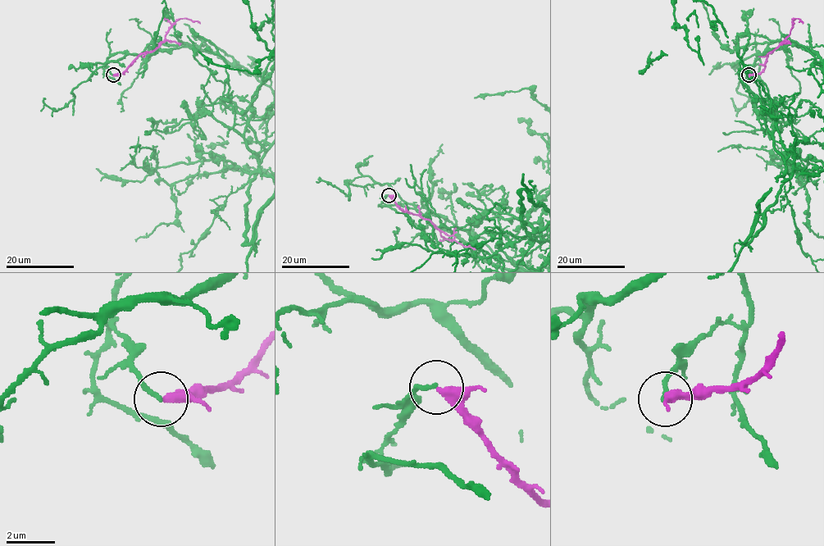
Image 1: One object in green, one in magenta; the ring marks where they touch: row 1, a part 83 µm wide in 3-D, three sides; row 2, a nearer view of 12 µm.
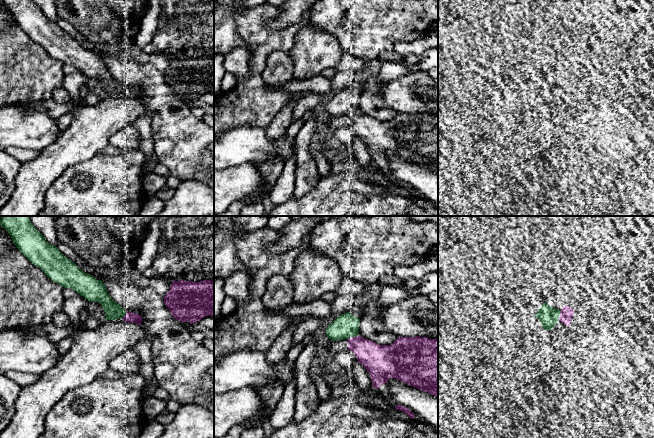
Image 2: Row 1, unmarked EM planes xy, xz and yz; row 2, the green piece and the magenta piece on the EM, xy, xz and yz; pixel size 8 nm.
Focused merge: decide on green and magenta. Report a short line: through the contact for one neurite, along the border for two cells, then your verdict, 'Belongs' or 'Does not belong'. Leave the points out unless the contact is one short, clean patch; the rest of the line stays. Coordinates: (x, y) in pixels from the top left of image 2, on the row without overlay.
Does not belong

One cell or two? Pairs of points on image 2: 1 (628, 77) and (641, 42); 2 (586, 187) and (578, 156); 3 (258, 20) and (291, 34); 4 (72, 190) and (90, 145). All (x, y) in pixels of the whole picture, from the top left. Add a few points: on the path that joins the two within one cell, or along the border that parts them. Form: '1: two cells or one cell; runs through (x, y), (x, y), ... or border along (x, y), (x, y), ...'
1: two cells; border along (635, 67), (630, 67), (615, 77)
2: one cell; runs through (583, 179), (578, 174), (578, 164)
3: one cell; runs through (266, 28), (272, 34), (283, 34)
4: two cells; border along (100, 151), (86, 160), (68, 166), (63, 171)

